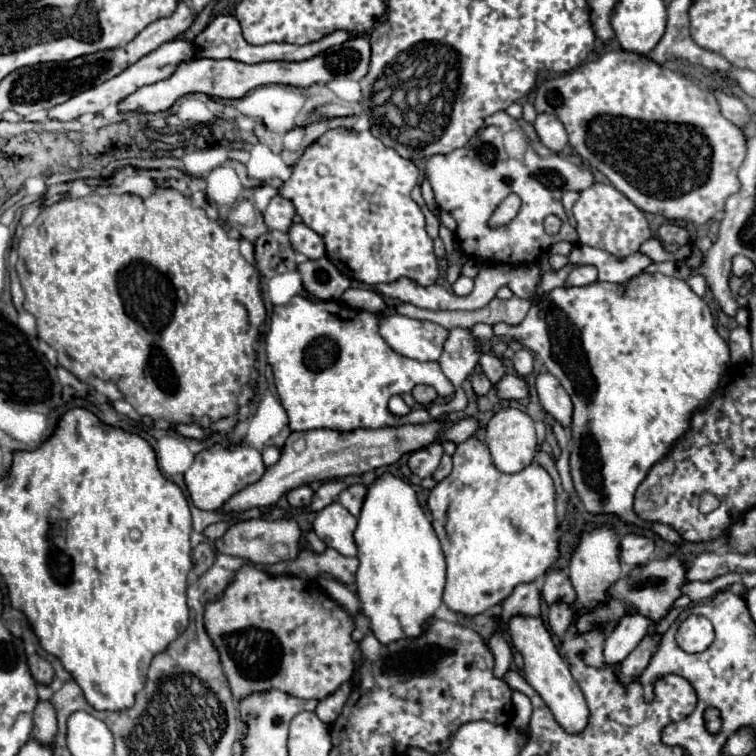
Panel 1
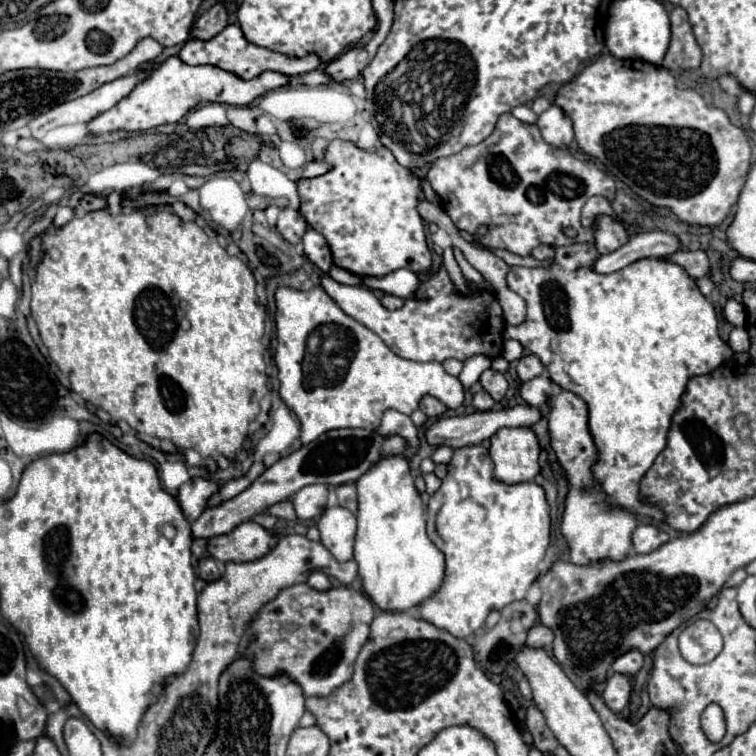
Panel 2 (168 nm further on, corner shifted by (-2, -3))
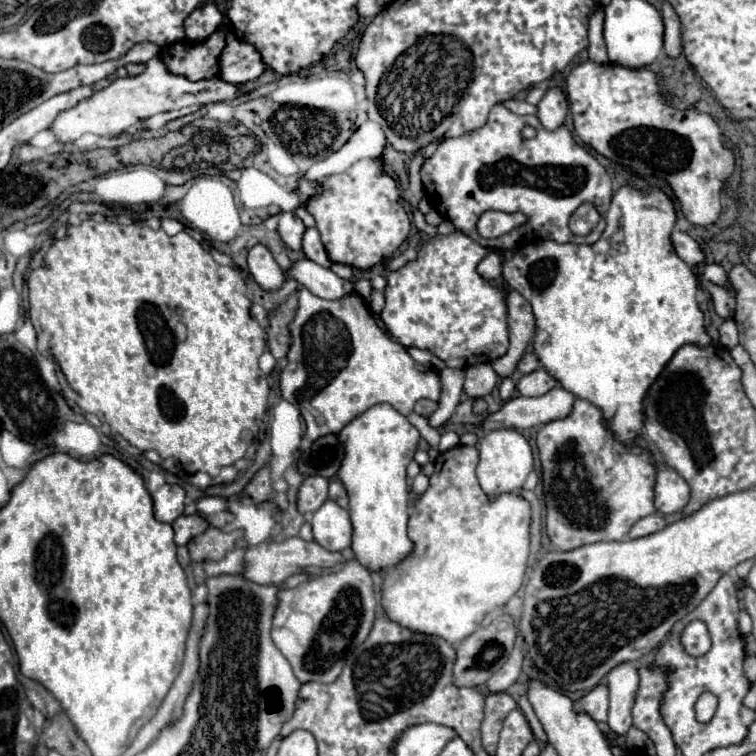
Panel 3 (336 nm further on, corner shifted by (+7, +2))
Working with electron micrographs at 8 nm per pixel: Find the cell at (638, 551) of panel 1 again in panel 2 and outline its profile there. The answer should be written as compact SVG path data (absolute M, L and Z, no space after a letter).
M638 525L632 537L632 543L634 543L636 553L650 553L658 549L662 543L666 543L668 539L670 539L668 533L658 529L656 525Z

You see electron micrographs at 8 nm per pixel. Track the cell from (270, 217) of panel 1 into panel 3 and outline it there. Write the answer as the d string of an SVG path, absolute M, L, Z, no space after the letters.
M281 212L279 214L279 236L291 250L301 250L301 236L305 232L305 226L301 218L297 218L293 212Z

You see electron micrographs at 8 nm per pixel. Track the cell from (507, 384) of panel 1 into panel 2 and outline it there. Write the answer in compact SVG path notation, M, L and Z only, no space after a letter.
M534 377L534 379L526 381L526 383L522 383L520 397L528 405L540 407L540 405L544 405L544 403L550 401L550 387L552 387L550 379L546 379L546 377Z

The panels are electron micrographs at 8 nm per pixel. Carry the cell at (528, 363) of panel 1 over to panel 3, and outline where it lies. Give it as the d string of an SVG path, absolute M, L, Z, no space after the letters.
M523 354L521 360L519 360L519 364L517 364L517 368L519 368L523 374L529 374L529 372L533 372L533 370L539 368L539 360L537 360L535 354Z

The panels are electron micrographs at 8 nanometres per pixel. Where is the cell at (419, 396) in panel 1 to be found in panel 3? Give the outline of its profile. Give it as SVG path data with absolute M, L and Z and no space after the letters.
M419 400L417 404L415 404L415 408L413 408L417 414L421 414L421 416L425 416L425 418L429 418L435 410L437 410L437 402L433 402L433 400Z

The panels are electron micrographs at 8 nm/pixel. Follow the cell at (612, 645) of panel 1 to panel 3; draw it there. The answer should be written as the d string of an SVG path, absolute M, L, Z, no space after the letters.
M633 662L619 664L607 674L609 686L609 728L623 736L631 728L631 706L639 688L639 672Z

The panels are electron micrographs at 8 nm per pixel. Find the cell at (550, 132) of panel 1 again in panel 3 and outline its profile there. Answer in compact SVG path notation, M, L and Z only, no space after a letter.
M551 88L545 92L543 100L537 104L537 118L545 130L557 130L567 116L567 98L559 88Z

